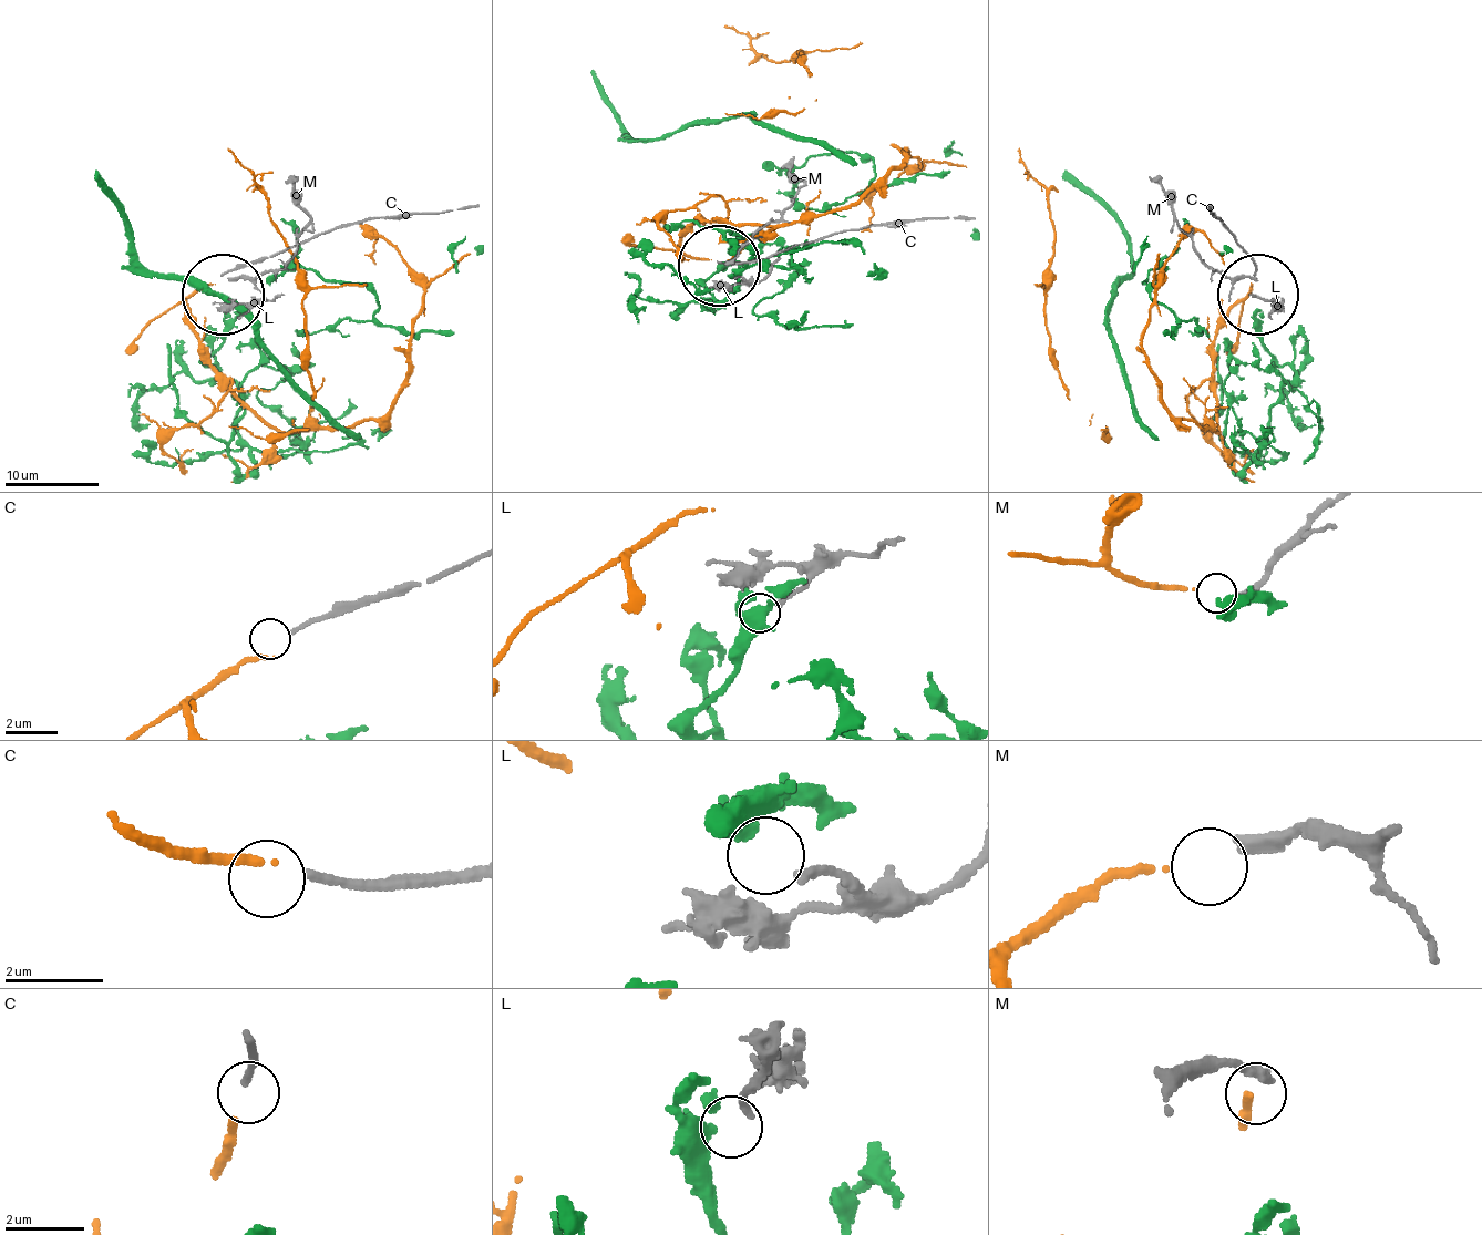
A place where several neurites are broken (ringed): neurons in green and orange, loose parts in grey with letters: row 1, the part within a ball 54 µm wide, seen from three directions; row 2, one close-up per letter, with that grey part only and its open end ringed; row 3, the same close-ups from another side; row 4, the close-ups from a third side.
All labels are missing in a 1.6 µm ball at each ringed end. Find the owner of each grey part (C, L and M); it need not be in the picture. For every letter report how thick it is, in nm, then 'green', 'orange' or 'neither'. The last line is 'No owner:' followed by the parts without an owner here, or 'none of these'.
C: calibre 150 nm; neither
L: calibre 170 nm; green
M: calibre 340 nm; orange
No owner: C

